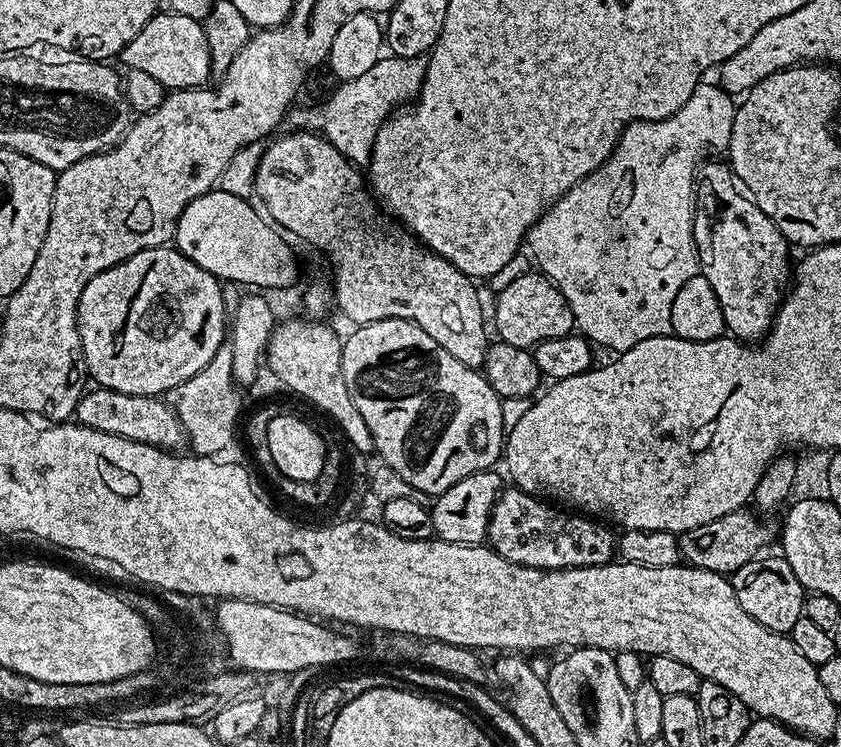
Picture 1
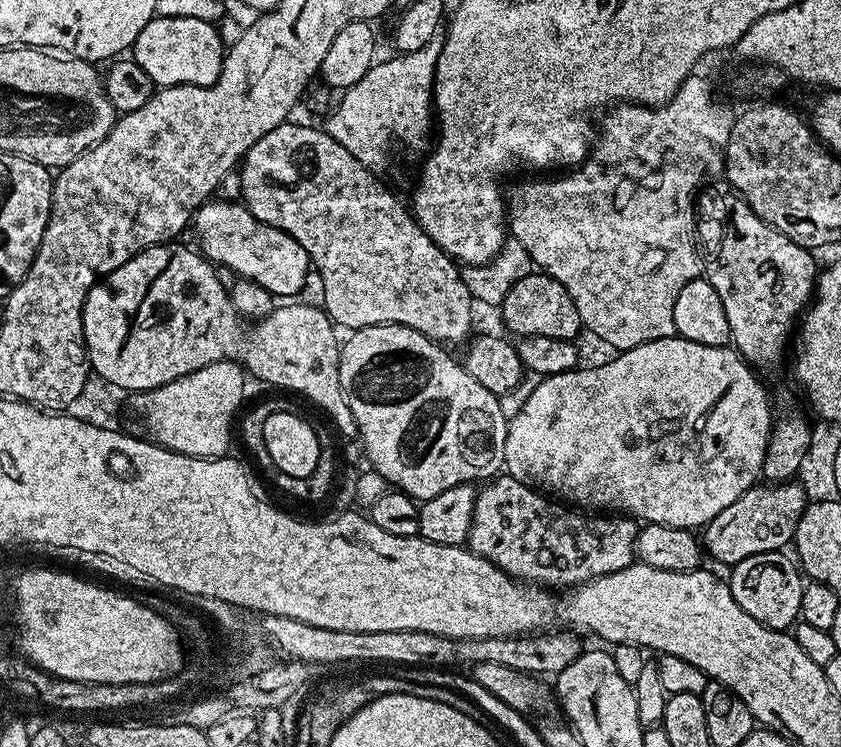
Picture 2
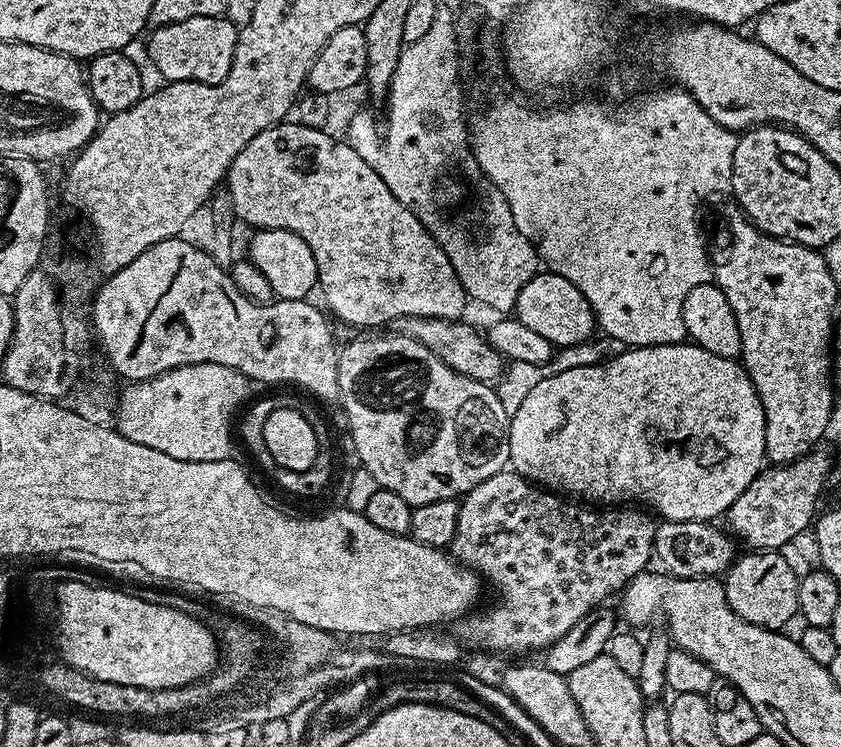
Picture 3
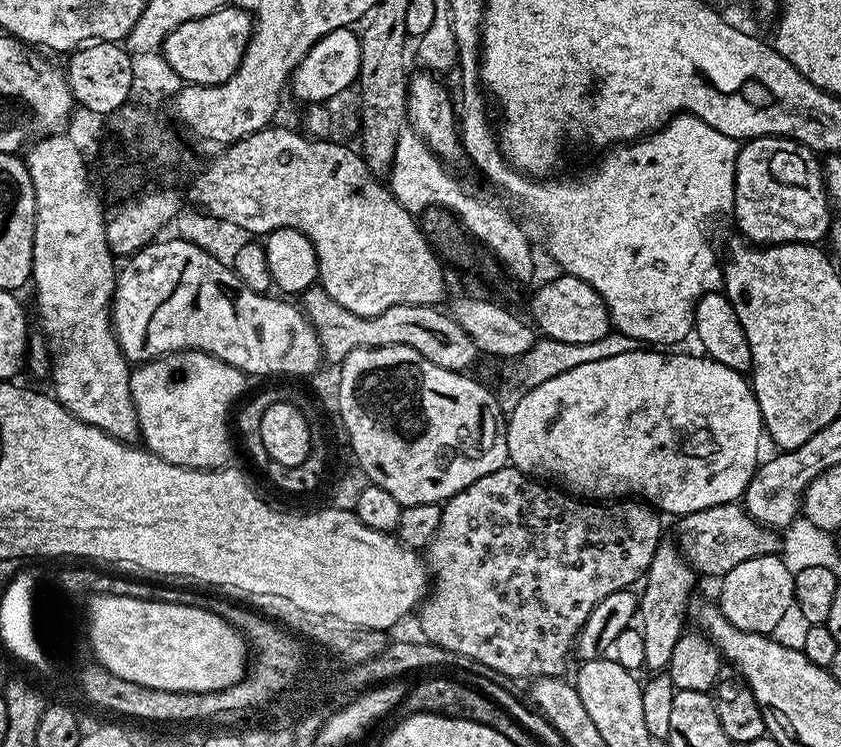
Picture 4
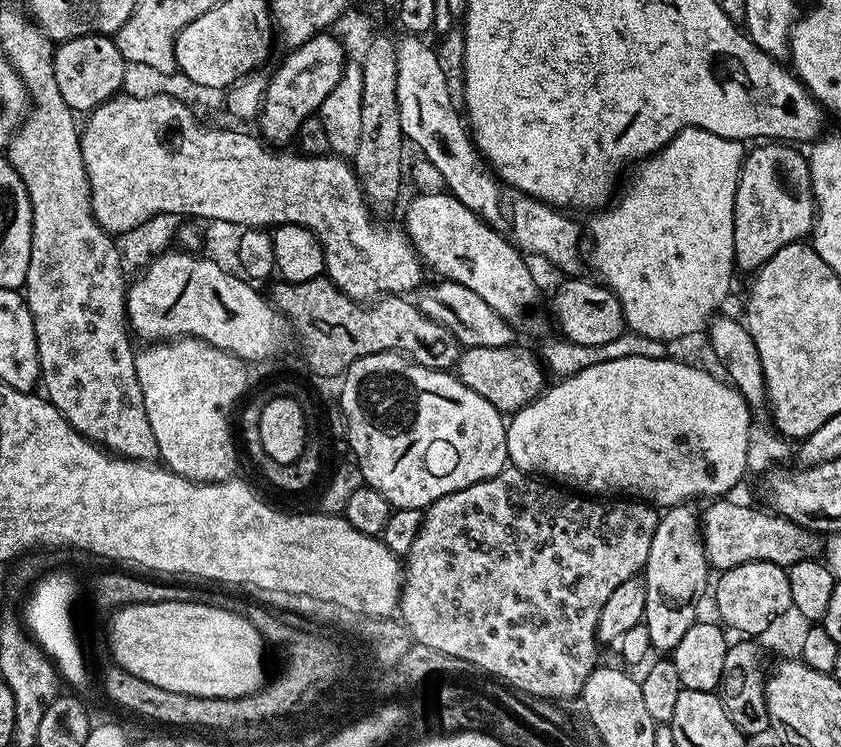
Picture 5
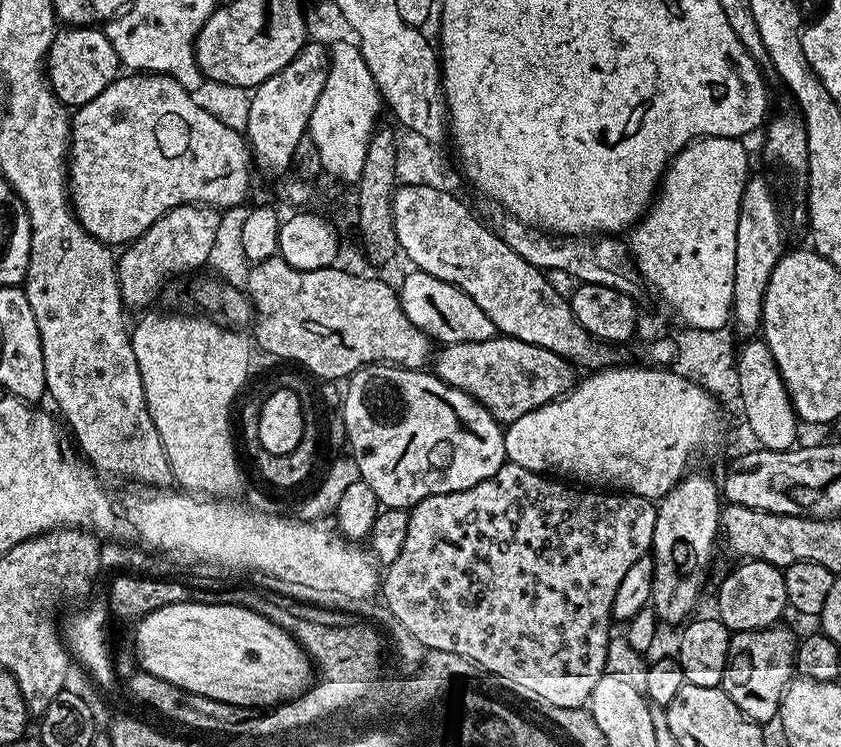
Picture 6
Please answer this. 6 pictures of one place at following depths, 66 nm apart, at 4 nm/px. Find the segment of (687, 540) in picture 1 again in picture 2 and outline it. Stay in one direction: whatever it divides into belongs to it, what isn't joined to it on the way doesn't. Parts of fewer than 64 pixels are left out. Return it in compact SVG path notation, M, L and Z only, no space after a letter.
M760 482L751 488L747 488L738 498L738 502L730 502L722 514L718 514L702 529L702 548L708 552L720 564L731 566L742 562L746 558L754 558L754 554L766 554L767 552L779 552L787 549L793 543L796 527L802 518L804 509L810 501L799 482Z

